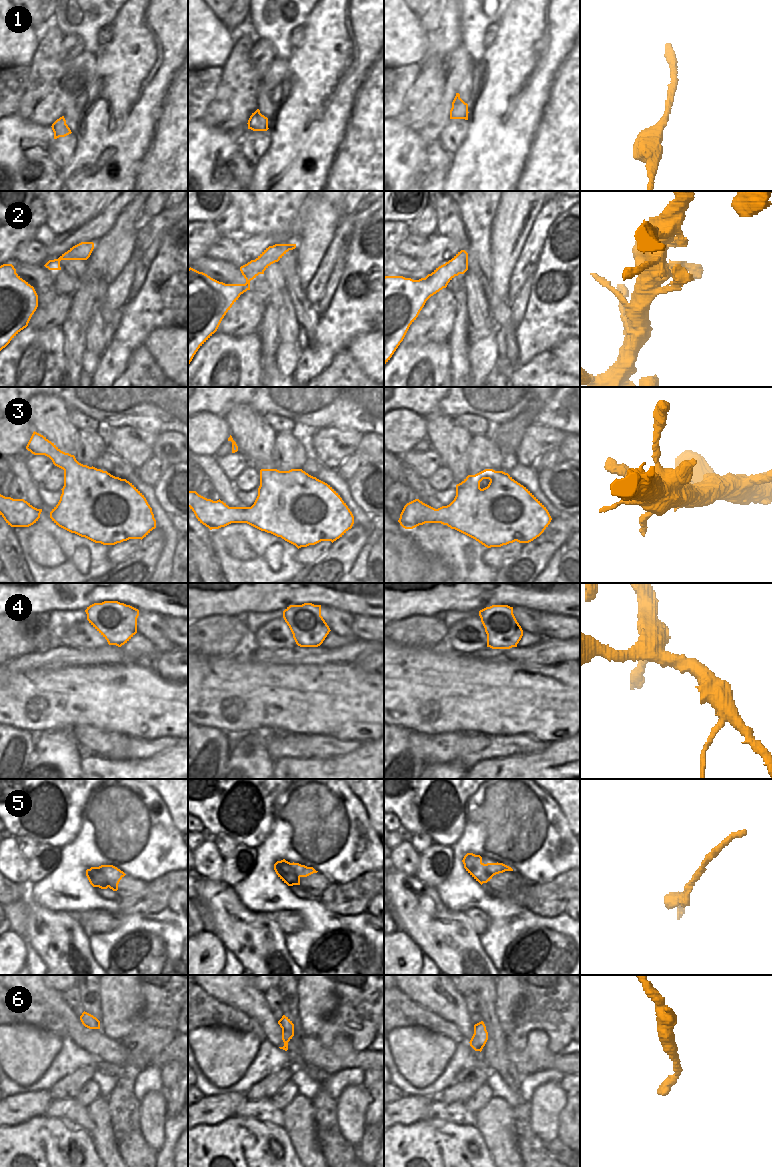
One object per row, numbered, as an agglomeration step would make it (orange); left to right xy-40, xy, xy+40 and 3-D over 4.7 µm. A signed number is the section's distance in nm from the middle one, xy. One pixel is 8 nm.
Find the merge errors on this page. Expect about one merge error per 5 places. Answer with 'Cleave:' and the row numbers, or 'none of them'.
Cleave: 5.

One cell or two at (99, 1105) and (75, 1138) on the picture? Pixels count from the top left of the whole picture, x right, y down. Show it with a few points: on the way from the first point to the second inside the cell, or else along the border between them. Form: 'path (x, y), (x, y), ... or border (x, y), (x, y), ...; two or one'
border (90, 1134), (99, 1156); two

